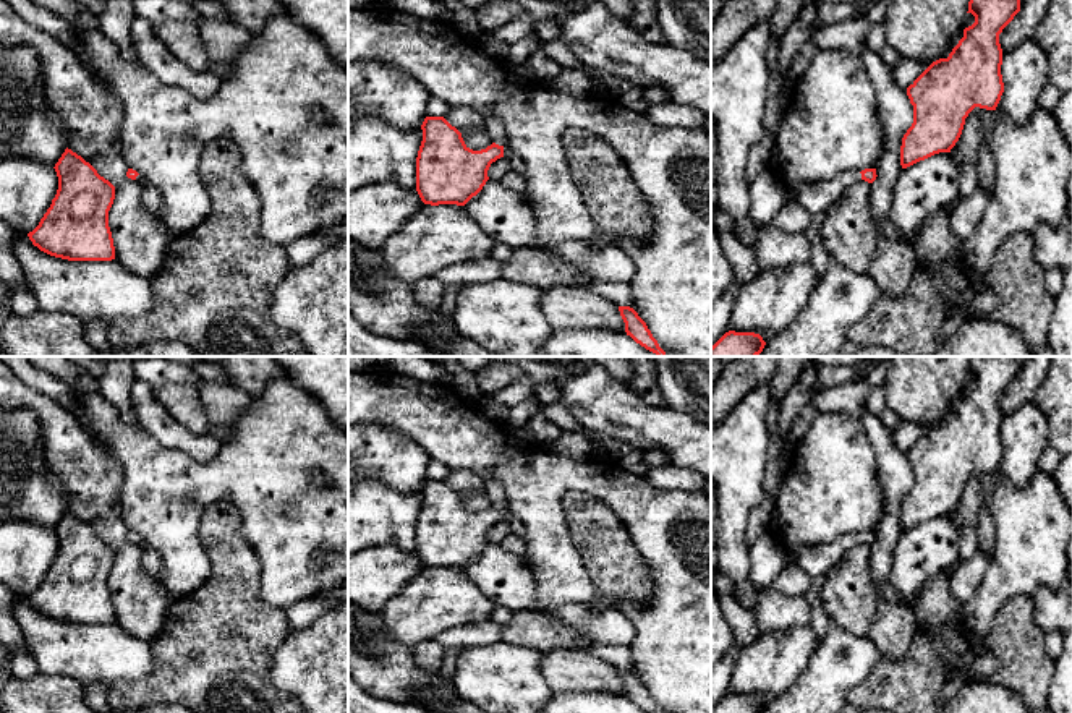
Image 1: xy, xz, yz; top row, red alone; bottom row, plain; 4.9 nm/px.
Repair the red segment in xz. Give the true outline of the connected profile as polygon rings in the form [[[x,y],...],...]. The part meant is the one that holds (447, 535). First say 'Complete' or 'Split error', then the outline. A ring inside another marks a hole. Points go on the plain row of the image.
Split error. [[[494,478],[484,483],[492,507],[473,514],[444,480],[424,481],[416,520],[416,554],[424,567],[465,569],[483,553],[491,527],[504,520],[507,506],[504,486]]]

